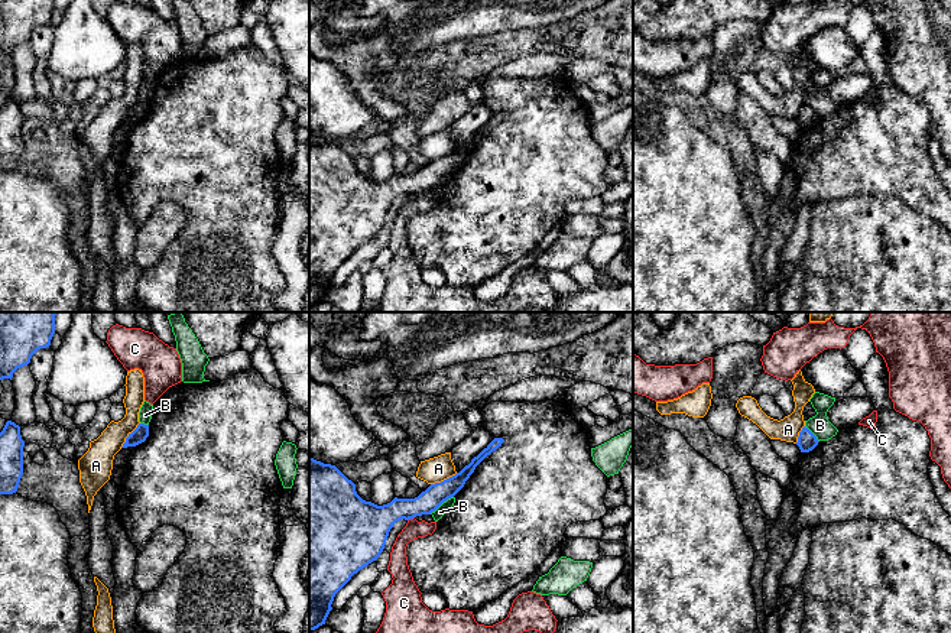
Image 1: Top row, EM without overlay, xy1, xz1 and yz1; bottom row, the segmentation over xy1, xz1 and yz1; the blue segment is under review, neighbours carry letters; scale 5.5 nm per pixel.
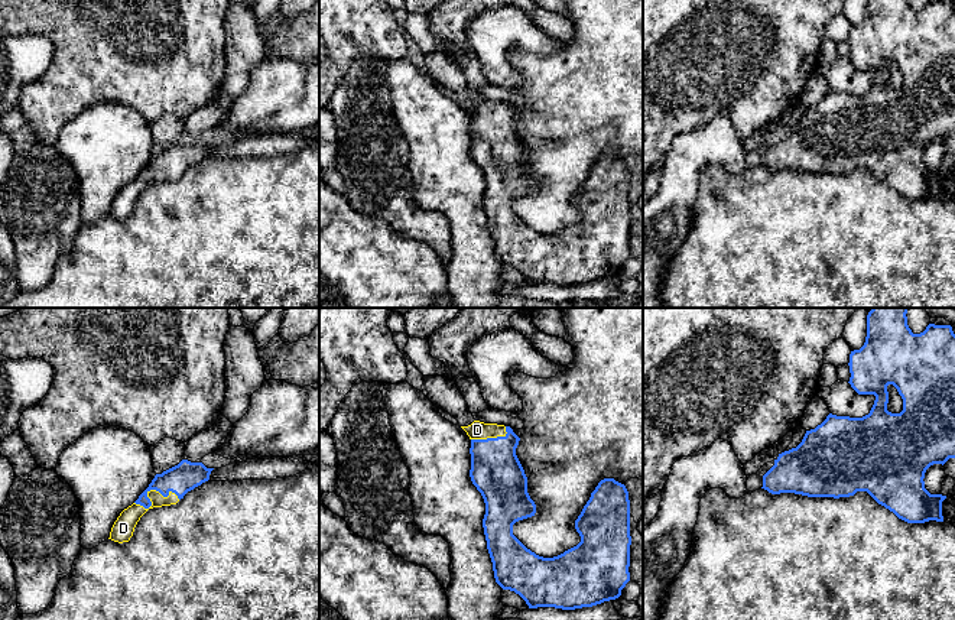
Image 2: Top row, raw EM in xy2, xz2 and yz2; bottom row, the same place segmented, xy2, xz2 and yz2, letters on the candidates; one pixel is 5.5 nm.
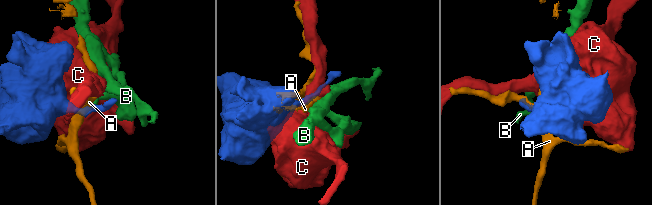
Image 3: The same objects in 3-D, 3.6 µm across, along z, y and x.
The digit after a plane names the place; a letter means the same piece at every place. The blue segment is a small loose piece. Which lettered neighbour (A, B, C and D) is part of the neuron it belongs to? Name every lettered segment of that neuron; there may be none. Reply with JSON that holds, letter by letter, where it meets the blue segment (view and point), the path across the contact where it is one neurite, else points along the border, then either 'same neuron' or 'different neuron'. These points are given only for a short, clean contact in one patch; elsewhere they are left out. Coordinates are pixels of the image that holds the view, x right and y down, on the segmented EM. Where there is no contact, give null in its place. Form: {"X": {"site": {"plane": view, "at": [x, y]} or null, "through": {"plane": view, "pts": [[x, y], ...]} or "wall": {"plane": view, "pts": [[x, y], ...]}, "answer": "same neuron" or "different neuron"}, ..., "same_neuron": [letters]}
{"A": {"site": {"plane": "xy1", "at": [129, 435]}, "wall": {"plane": "xy1", "pts": [[139, 422], [120, 447]]}, "answer": "different neuron"}, "B": {"site": {"plane": "xz1", "at": [441, 503]}, "wall": {"plane": "xz1", "pts": [[453, 496], [429, 513]]}, "answer": "different neuron"}, "C": {"site": {"plane": "xz1", "at": [411, 518]}, "wall": {"plane": "xz1", "pts": [[414, 516], [408, 520]]}, "answer": "different neuron"}, "D": {"site": {"plane": "xy2", "at": [149, 490]}, "through": {"plane": "xy2", "pts": [[184, 477], [163, 490], [149, 490], [150, 505], [124, 525]]}, "answer": "same neuron"}, "same_neuron": ["D"]}

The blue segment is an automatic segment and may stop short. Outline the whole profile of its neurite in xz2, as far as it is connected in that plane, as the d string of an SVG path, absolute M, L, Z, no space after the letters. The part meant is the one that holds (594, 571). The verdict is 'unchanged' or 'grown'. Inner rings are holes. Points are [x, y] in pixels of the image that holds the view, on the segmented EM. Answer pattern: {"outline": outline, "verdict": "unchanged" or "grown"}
{"outline": "M474 421L461 428L471 439L470 477L485 503L483 528L496 582L519 594L529 608L575 610L618 598L630 581L630 500L626 486L614 478L601 480L575 520L581 542L558 556L539 556L513 535L516 522L536 513L527 493L527 477L516 455L520 438L510 426L497 423Z", "verdict": "grown"}

